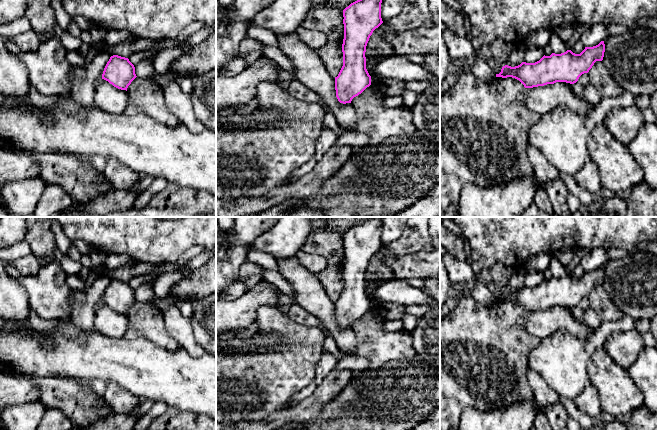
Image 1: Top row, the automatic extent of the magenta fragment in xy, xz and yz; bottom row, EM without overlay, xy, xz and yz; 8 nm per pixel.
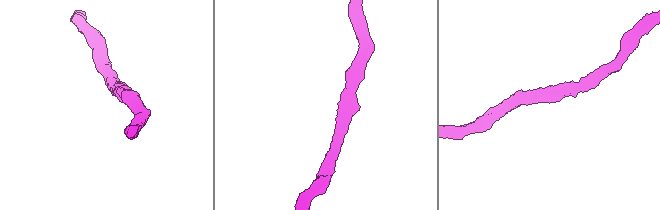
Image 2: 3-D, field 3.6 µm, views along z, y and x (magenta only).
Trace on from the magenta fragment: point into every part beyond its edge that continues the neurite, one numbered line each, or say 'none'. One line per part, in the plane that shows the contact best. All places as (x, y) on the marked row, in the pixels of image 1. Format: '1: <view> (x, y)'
none

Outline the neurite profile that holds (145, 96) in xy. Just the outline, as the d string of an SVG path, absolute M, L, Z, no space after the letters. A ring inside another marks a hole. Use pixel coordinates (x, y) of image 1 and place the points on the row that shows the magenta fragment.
M136 77L128 86L127 95L125 115L147 115L171 128L179 123L166 105L163 89L152 78Z

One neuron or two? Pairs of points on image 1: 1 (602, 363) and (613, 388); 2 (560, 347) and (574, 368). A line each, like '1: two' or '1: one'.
1: one
2: one

